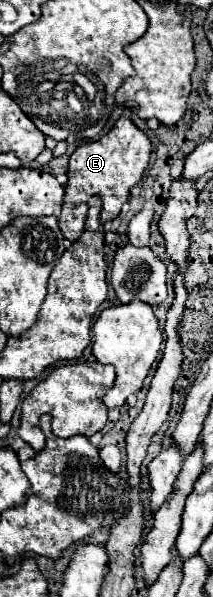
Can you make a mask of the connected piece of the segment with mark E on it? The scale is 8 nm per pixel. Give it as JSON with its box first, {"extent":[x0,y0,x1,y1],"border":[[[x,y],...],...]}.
{"extent":[58,107,152,241],"border":[[[128,107],[122,117],[116,121],[116,125],[100,137],[98,141],[92,143],[82,143],[72,155],[70,155],[70,165],[68,165],[68,183],[66,183],[66,195],[64,195],[64,205],[62,213],[58,217],[60,229],[66,239],[76,241],[86,223],[86,209],[88,209],[88,199],[92,195],[100,195],[104,203],[104,221],[116,219],[120,215],[122,205],[128,199],[128,193],[134,185],[140,183],[152,155],[152,143],[146,137],[144,131],[140,131],[132,119],[132,109]]]}

